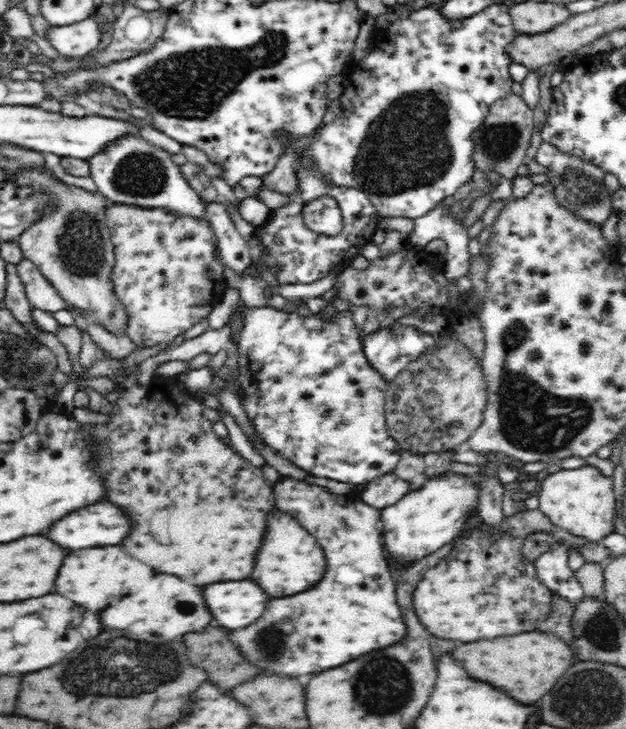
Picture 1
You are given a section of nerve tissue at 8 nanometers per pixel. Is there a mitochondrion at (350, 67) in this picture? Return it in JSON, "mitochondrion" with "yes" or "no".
{"mitochondrion":"no"}

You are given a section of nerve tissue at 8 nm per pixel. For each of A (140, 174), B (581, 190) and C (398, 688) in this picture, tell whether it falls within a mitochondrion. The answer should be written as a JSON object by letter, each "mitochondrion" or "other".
{"A":"mitochondrion","B":"mitochondrion","C":"mitochondrion"}

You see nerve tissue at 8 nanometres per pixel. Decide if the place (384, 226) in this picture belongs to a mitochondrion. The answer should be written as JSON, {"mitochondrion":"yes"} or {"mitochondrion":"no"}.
{"mitochondrion":"no"}

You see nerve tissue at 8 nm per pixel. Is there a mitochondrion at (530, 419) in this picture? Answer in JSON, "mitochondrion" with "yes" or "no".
{"mitochondrion":"yes"}

